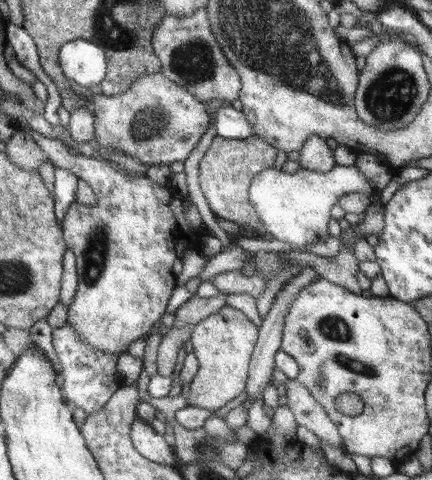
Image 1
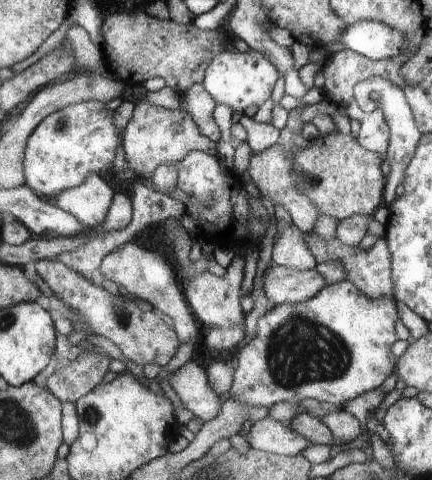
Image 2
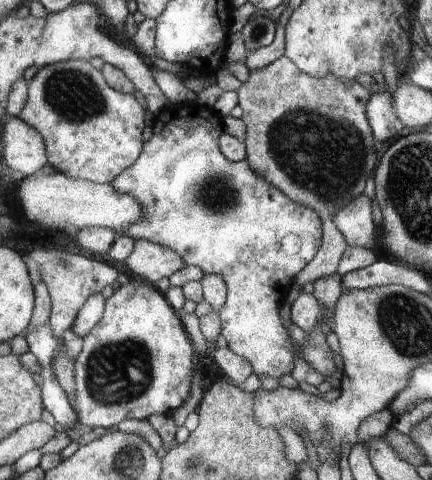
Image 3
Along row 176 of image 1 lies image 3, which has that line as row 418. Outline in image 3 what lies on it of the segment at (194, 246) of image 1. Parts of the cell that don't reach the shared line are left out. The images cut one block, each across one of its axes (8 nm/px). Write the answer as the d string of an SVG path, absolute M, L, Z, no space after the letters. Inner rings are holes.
M129 280L105 296L105 314L101 324L83 338L83 348L73 360L73 412L77 424L93 428L113 428L123 420L147 420L151 414L167 414L183 406L193 376L193 348L181 322L165 298L147 282Z

